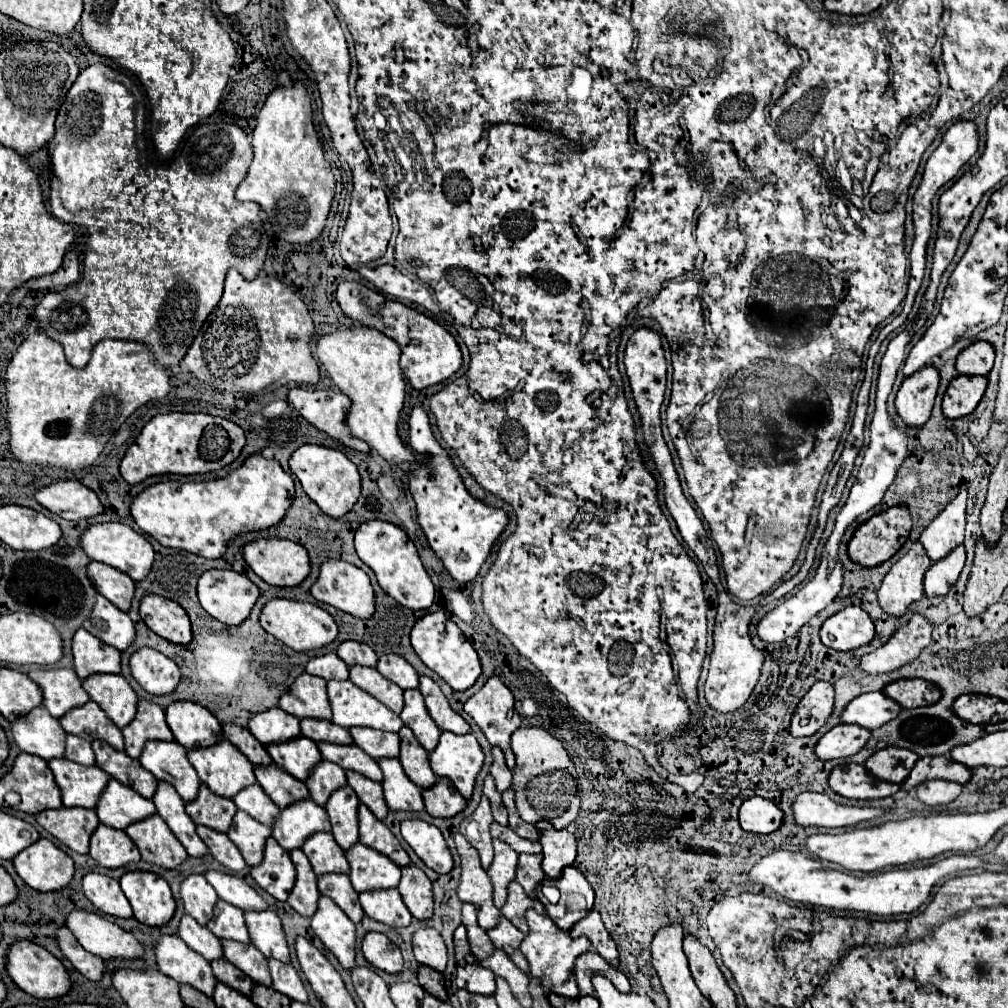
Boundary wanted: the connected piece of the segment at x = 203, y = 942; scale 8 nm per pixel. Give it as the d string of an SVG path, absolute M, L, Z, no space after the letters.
M184 915L180 921L180 929L178 929L178 937L196 953L200 953L206 961L214 961L220 959L222 953L222 943L220 939L216 939L208 927L198 925L190 915Z

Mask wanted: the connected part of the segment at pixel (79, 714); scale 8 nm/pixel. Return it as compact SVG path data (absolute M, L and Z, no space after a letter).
M88 701L86 705L72 709L66 717L60 719L60 725L70 735L78 735L86 741L104 739L116 751L124 749L122 731L106 717L106 713L94 701Z

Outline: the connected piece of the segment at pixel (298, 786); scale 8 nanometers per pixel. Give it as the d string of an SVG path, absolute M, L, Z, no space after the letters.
M270 765L266 769L256 767L256 779L260 787L266 791L266 795L280 807L284 809L286 805L292 805L296 801L308 799L308 787L306 783L294 779L290 773L278 769L276 765Z

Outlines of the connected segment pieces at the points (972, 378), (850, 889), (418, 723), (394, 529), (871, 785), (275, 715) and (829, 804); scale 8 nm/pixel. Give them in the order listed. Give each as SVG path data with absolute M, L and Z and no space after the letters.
M958 375L950 381L944 395L944 415L958 419L972 413L986 391L986 377L982 375Z
M772 851L770 855L762 857L750 871L750 879L764 883L766 887L774 889L778 895L794 901L794 903L808 903L838 911L858 911L866 915L902 915L902 913L914 913L930 895L930 889L936 885L938 879L966 871L976 869L982 865L982 859L976 855L952 855L946 859L940 859L928 867L914 867L914 869L892 869L878 875L864 875L854 877L850 873L840 873L834 869L816 869L810 871L810 863L814 863L812 857L804 853L794 851Z
M420 689L404 691L404 703L406 705L404 705L404 711L400 713L400 719L404 721L406 727L410 727L414 731L414 735L422 743L422 747L428 753L432 753L438 745L438 739L440 739L442 731L438 729L438 725L430 717Z
M366 521L356 533L356 553L374 571L378 585L408 609L428 609L434 603L434 585L422 567L418 551L408 535L390 521Z
M856 763L834 767L830 773L830 787L838 795L850 799L880 799L902 789L902 785L882 781L874 777L866 767Z
M268 709L260 715L254 715L248 725L250 733L262 743L284 743L290 739L296 739L300 735L300 719L294 715L288 715L282 709Z
M800 793L794 801L794 819L798 825L816 827L852 827L862 821L884 815L886 809L838 805L822 793Z

